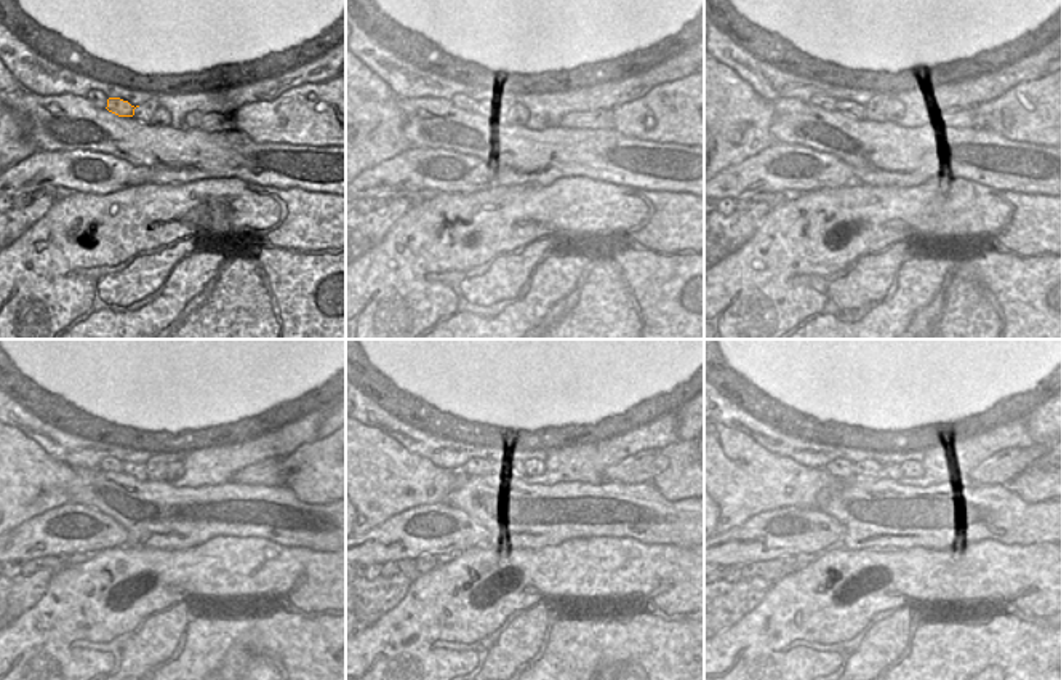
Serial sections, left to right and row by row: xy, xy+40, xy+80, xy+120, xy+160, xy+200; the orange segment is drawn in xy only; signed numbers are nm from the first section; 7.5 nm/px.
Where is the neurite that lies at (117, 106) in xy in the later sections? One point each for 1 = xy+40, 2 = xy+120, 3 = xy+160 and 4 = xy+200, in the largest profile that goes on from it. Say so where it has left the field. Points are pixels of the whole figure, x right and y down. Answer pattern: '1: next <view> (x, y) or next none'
1: next xy+40 (482, 108)
2: next xy+120 (151, 471)
3: next xy+160 (508, 471)
4: next xy+200 (866, 471)

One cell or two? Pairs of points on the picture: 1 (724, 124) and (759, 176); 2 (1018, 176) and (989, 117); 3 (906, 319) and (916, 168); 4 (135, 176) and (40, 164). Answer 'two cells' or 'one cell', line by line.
1: two cells
2: two cells
3: two cells
4: one cell

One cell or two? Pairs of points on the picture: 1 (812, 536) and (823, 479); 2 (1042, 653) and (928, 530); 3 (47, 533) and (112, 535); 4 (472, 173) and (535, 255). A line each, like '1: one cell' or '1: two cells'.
1: two cells
2: two cells
3: one cell
4: two cells

